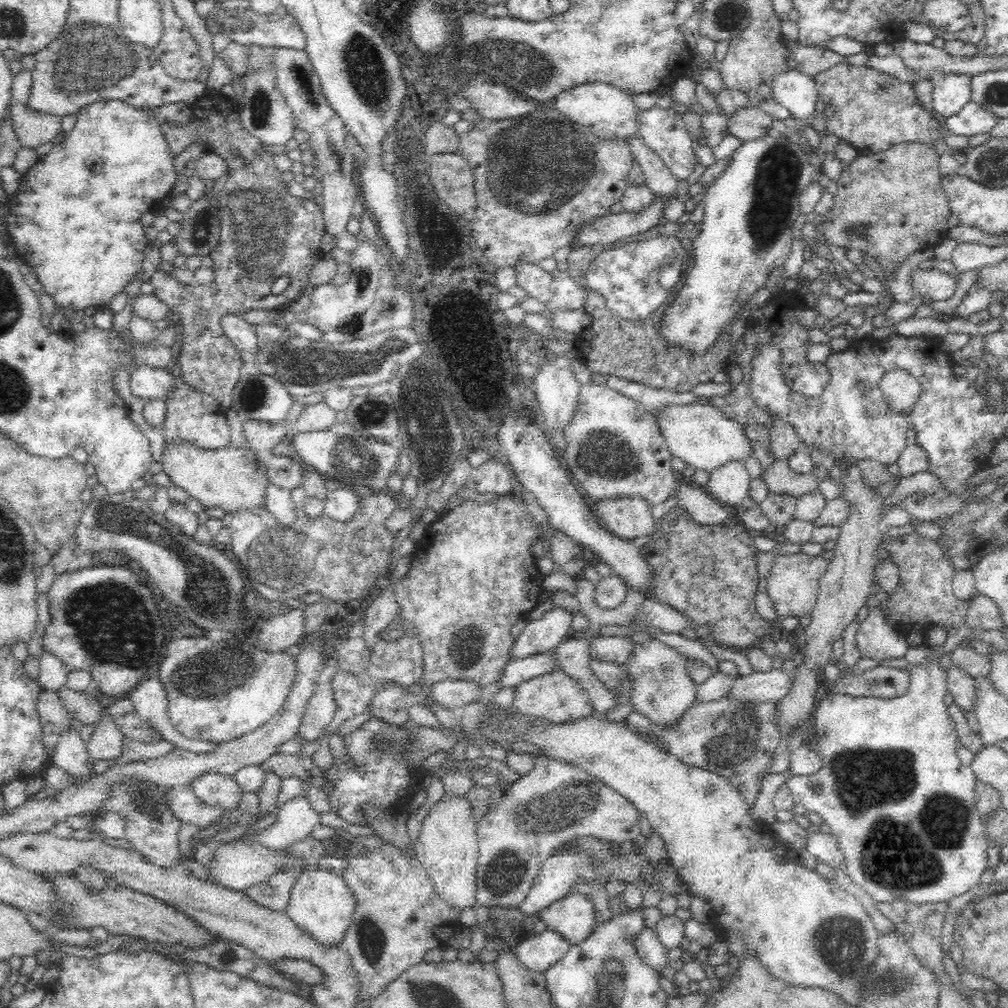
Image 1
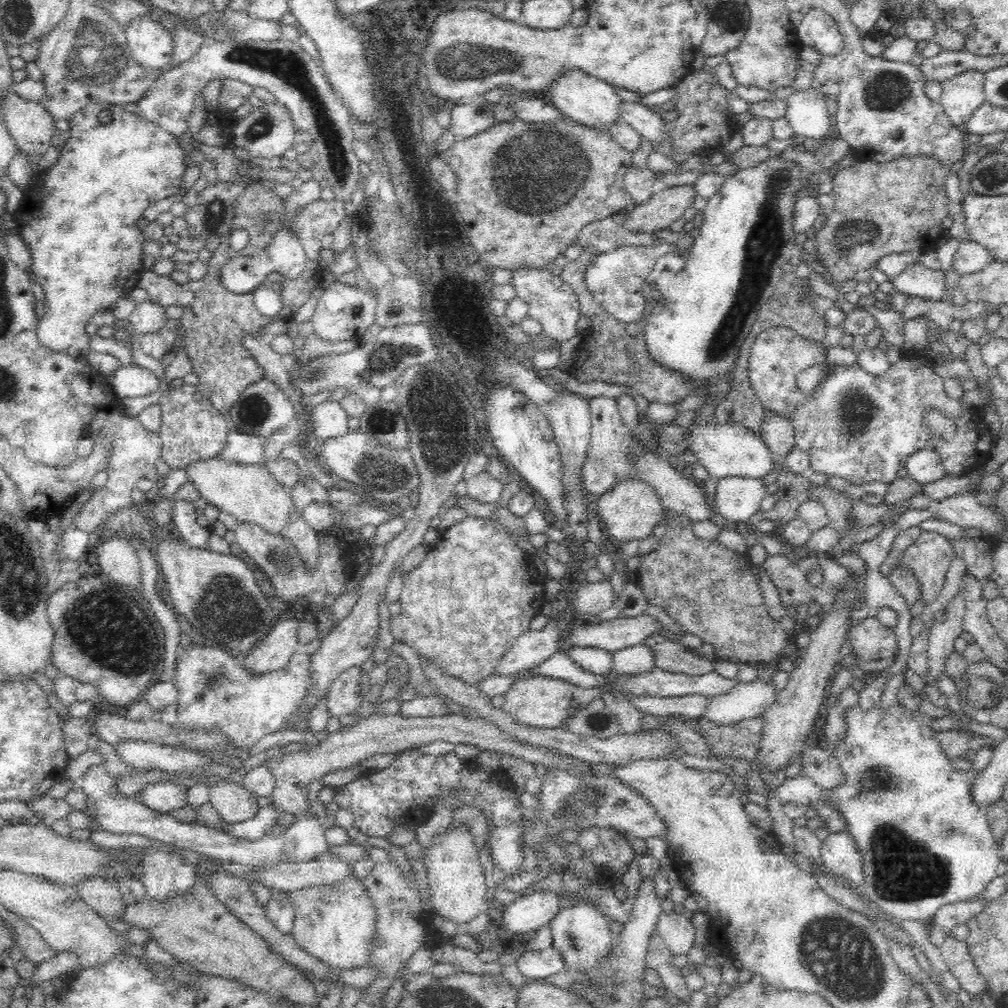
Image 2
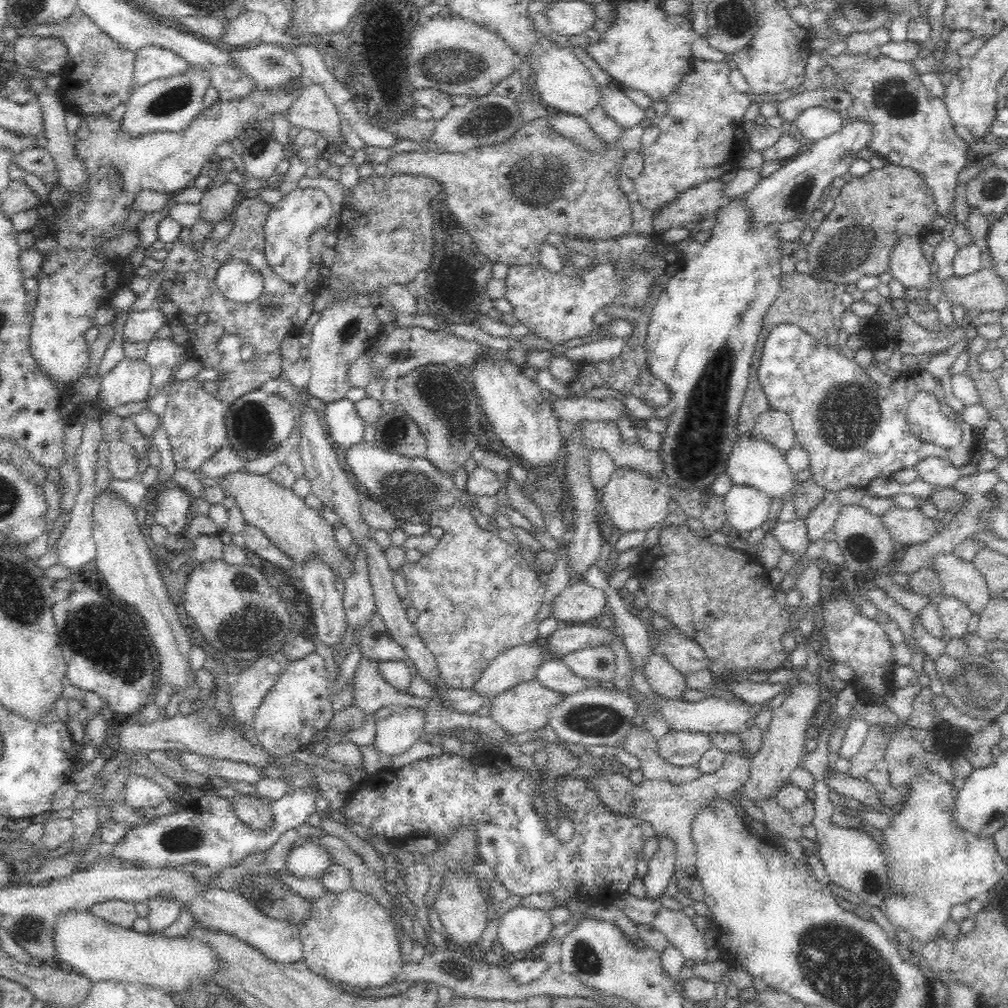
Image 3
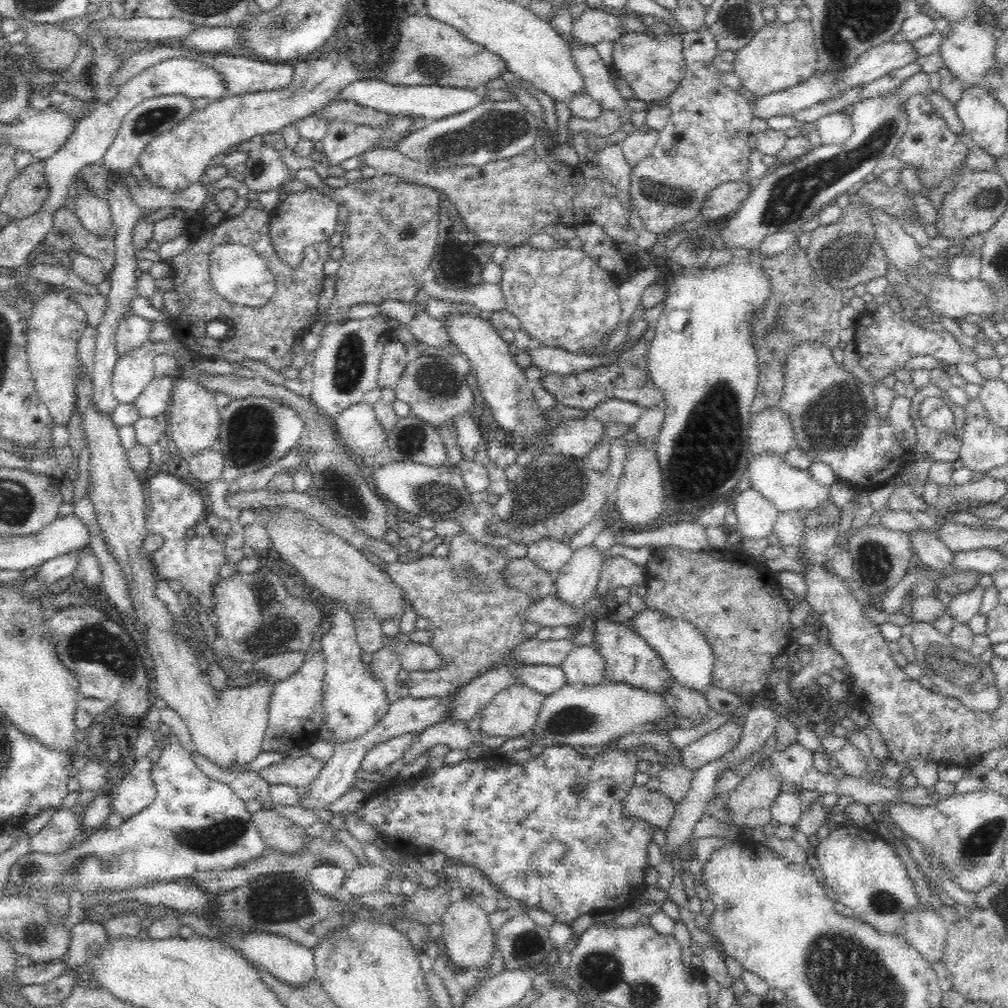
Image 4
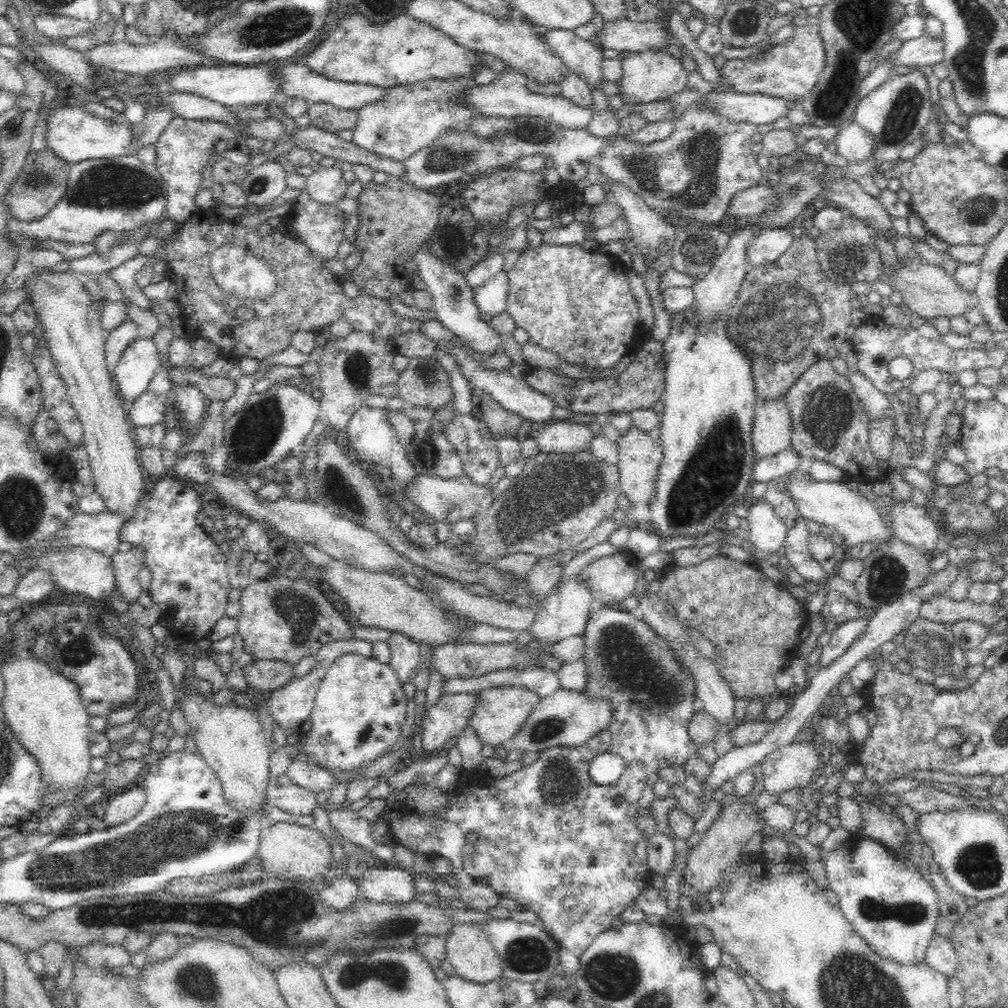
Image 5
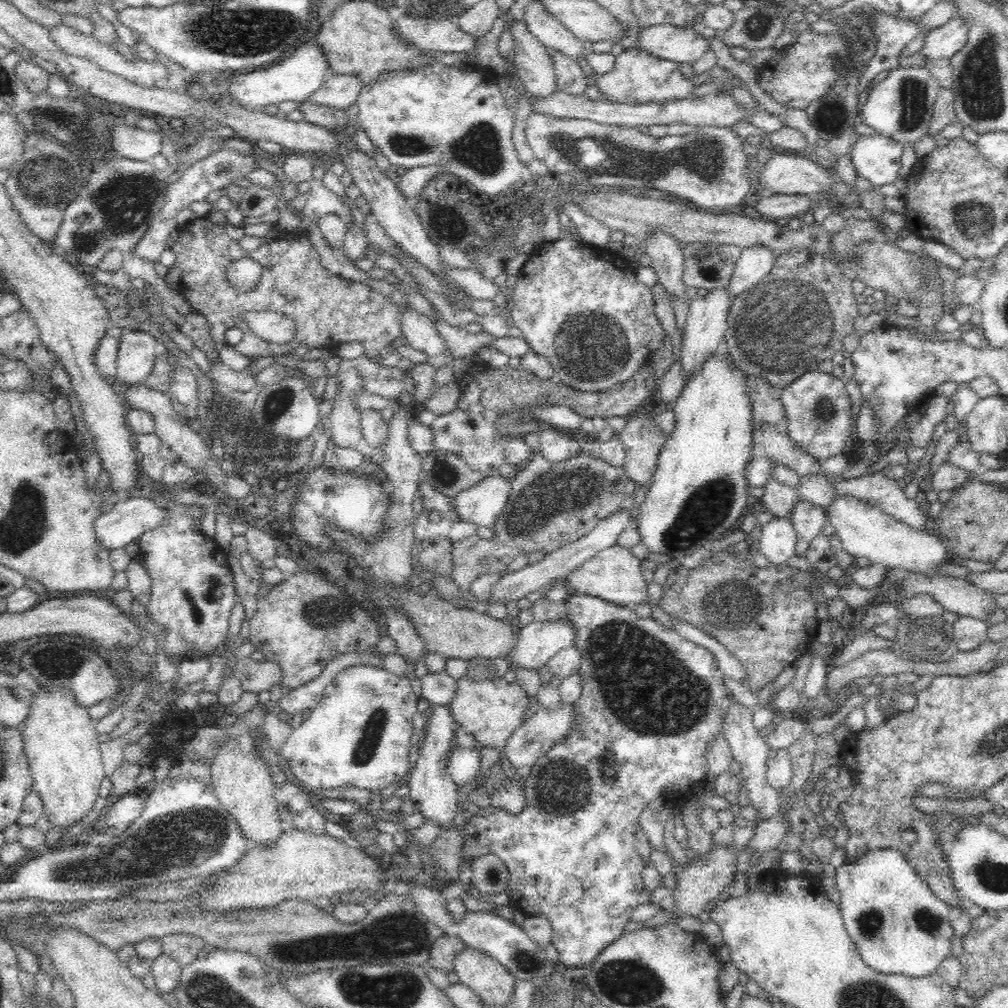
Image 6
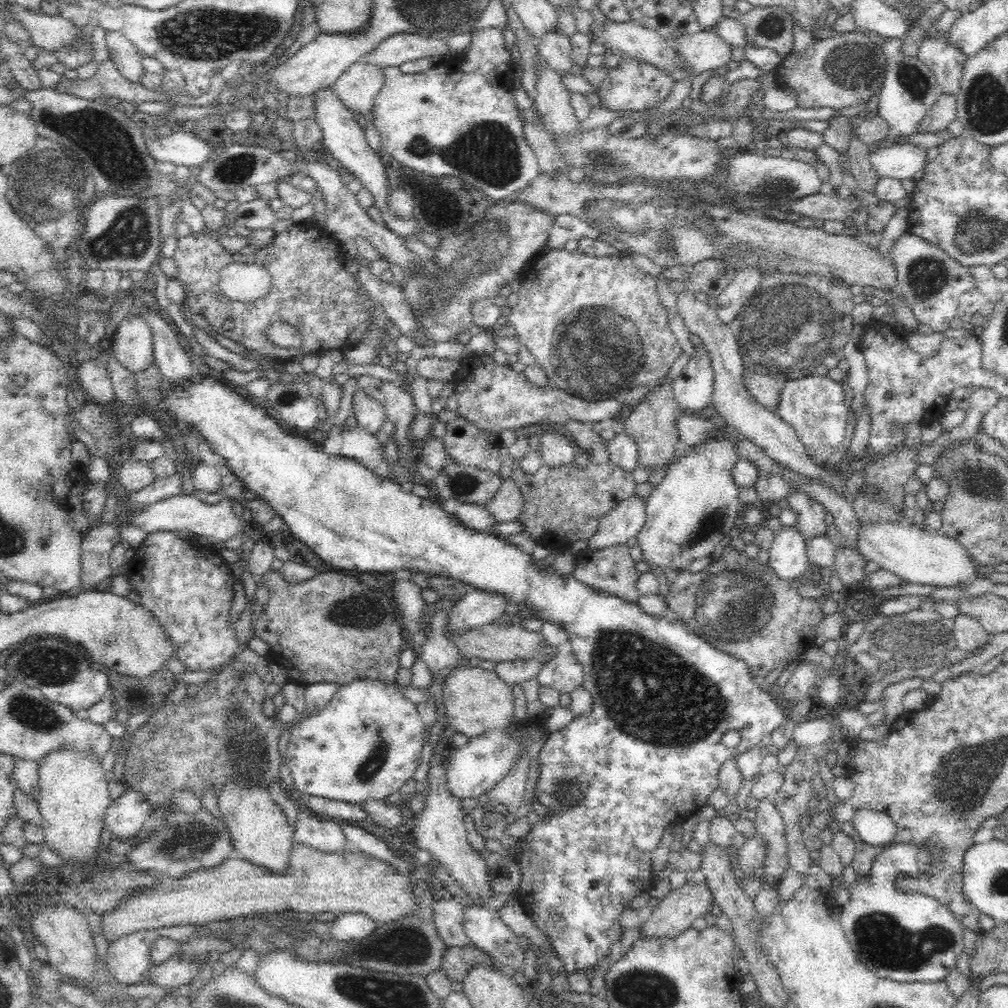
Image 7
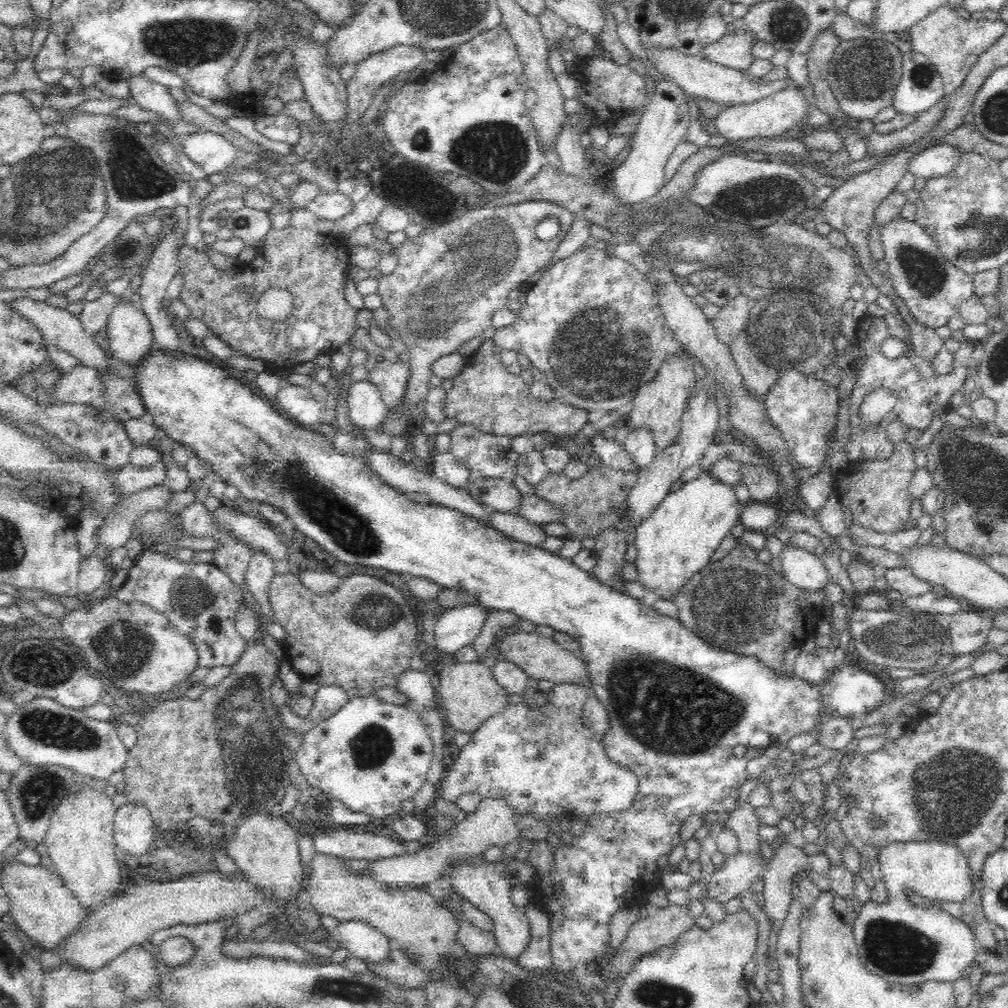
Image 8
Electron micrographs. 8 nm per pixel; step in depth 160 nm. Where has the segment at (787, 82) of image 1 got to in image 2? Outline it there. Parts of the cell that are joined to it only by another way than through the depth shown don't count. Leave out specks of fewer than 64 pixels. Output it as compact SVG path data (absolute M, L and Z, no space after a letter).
M812 86L794 89L785 96L785 117L794 131L796 141L805 138L820 141L822 137L832 134L832 119L824 98Z

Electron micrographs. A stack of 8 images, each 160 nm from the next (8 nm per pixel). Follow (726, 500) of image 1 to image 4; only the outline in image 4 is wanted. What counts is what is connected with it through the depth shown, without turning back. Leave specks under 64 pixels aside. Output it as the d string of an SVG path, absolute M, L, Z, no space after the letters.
M752 487L742 489L734 500L730 500L730 506L738 519L735 531L742 537L760 540L772 534L779 512L761 492Z

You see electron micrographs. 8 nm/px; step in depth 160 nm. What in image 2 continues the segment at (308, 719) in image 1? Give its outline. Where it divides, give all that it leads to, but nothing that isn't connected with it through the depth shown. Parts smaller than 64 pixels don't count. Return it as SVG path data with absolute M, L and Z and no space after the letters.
M351 667L328 686L324 705L328 709L330 718L339 719L340 716L357 712L362 703L358 692L360 692L360 682L364 680L364 676L359 667Z

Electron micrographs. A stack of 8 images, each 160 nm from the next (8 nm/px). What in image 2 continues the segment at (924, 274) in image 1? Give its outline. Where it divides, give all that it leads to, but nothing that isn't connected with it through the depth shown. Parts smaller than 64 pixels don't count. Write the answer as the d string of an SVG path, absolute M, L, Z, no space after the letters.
M921 262L904 268L891 279L895 292L917 296L926 300L942 301L946 296L946 277L938 270L929 270Z

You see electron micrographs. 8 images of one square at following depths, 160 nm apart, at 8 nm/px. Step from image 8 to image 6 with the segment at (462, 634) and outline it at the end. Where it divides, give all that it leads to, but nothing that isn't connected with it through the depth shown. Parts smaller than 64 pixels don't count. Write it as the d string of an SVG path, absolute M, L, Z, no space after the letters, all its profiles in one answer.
M628 510L616 512L615 515L604 519L602 523L596 524L596 528L593 528L592 532L549 552L540 562L524 566L524 568L512 572L512 574L502 575L500 580L490 590L489 602L506 605L508 604L508 600L524 599L529 593L536 592L536 590L543 590L547 584L554 582L554 580L567 578L568 574L572 574L576 568L580 568L586 560L590 560L599 552L602 552L602 550L616 545L620 534L628 528L636 529L636 520L629 518Z

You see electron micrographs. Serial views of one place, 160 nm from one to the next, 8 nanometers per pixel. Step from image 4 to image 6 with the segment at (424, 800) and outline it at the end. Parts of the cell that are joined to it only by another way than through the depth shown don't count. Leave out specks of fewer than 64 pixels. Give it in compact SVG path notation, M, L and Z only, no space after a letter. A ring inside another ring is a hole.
M575 591L573 592L572 596L568 598L562 605L560 605L560 609L563 612L568 613L568 617L570 617L570 621L572 621L572 624L574 625L574 631L576 631L576 638L574 640L574 645L579 648L579 652L581 653L581 665L579 666L579 672L581 673L581 678L583 681L583 690L580 698L578 698L578 702L575 704L577 707L577 710L579 711L579 714L581 714L581 718L577 721L576 731L568 736L568 740L565 742L560 742L559 744L556 744L550 751L548 751L544 756L541 756L536 762L531 766L530 769L526 770L526 781L524 782L524 808L520 810L520 812L506 812L506 810L494 810L492 814L488 814L488 816L478 816L474 813L472 817L470 817L466 822L464 822L463 829L461 832L463 832L463 839L460 843L460 858L466 862L466 860L470 860L470 858L477 859L479 856L484 856L485 854L495 854L503 863L504 866L508 869L509 872L509 879L508 879L508 888L507 888L507 894L509 895L509 902L511 908L518 908L521 912L525 914L525 916L540 916L545 917L548 919L548 922L550 922L550 926L552 926L552 945L556 947L556 951L558 951L559 955L559 961L562 965L564 965L566 968L572 968L572 967L584 967L588 963L591 963L598 954L608 944L612 944L614 940L617 940L617 937L619 937L624 931L626 922L628 922L630 918L630 914L632 914L632 911L637 907L640 906L640 904L644 904L644 902L651 902L650 900L650 891L651 889L646 887L644 885L644 881L642 880L642 870L648 866L648 861L650 858L650 854L653 850L652 846L650 846L650 843L647 841L646 836L644 836L644 833L641 831L640 825L638 824L638 816L640 816L640 812L644 810L644 806L650 802L650 800L654 800L656 796L663 796L665 797L667 795L676 796L676 797L684 797L688 799L691 795L693 795L694 792L700 792L703 789L705 789L704 782L706 781L706 774L707 772L707 762L705 757L705 751L706 748L710 748L711 744L714 742L714 739L716 736L722 736L722 718L724 718L724 714L726 714L726 708L732 704L732 702L736 702L734 700L734 696L726 688L724 685L724 674L718 667L718 663L716 659L714 658L714 655L704 647L692 642L688 641L687 639L684 639L680 637L680 635L673 629L673 628L666 628L664 625L660 624L656 619L653 617L650 618L640 618L636 613L635 609L631 607L623 607L620 605L612 604L611 602L606 602L605 600L602 600L601 598L594 597L594 596L584 596L583 594L577 594ZM606 758L612 758L616 759L618 761L618 767L620 767L620 770L618 770L618 774L614 776L614 778L605 778L601 772L599 772L599 766L601 765L602 761L605 761Z

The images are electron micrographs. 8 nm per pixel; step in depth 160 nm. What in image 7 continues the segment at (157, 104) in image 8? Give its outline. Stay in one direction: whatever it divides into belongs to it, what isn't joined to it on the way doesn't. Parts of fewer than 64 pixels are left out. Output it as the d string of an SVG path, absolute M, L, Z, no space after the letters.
M106 31L105 36L108 58L116 65L124 78L139 83L139 76L144 68L140 62L141 55L136 52L136 47L120 31Z

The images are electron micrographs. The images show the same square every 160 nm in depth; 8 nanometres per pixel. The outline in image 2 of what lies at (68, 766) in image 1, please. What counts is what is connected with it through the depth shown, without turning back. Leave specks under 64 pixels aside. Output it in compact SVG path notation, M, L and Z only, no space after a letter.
M103 764L90 766L86 770L86 774L82 776L79 788L82 788L88 796L96 800L97 808L94 818L106 832L146 836L146 838L170 844L170 846L180 848L180 850L190 850L196 854L212 856L216 862L252 865L284 861L306 862L328 852L329 846L325 841L325 830L322 829L321 818L314 815L296 814L292 824L276 827L264 836L250 840L234 837L216 828L211 829L206 825L198 825L196 822L178 821L172 816L148 809L138 798L126 799L118 795L113 788L113 778L108 775Z

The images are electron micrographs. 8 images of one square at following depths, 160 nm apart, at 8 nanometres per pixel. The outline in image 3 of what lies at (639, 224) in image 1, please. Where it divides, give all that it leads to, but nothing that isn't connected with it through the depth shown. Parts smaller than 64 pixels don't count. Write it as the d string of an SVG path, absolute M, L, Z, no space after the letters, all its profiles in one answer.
M720 179L708 180L680 192L674 200L654 212L652 226L656 233L668 231L673 227L683 227L684 224L698 223L707 218L713 219L713 214L726 199L722 197L722 186L726 182Z

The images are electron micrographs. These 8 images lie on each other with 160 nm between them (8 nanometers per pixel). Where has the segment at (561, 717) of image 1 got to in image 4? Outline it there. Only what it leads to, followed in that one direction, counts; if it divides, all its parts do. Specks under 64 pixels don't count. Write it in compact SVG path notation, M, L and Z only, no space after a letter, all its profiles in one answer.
M518 683L500 692L482 711L479 731L509 739L531 734L547 696Z

